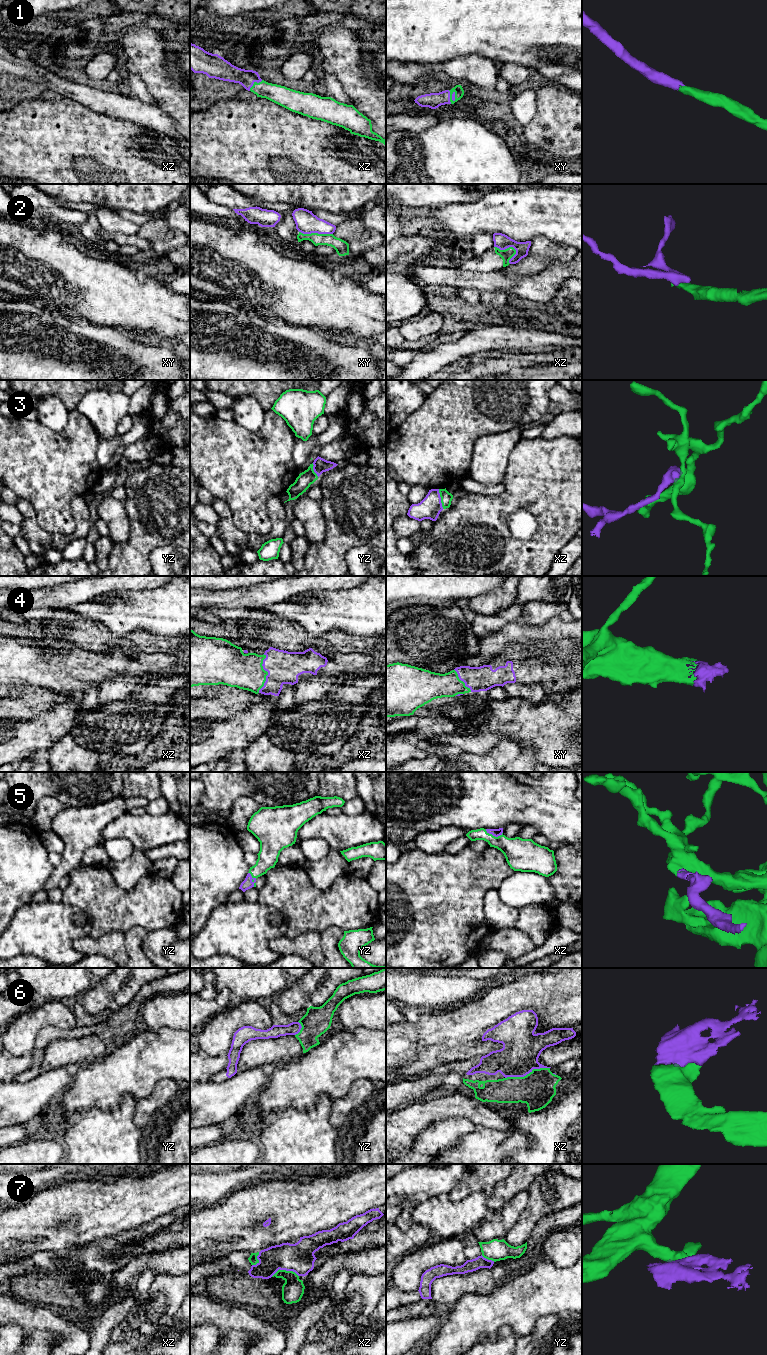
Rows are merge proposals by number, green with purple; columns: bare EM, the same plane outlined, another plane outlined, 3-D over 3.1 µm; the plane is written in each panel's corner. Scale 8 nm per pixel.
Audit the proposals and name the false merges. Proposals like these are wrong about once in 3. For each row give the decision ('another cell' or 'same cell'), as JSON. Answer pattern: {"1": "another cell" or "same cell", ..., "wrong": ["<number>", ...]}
{"1": "same cell", "2": "another cell", "3": "another cell", "4": "same cell", "5": "same cell", "6": "same cell", "7": "another cell", "wrong": ["2", "3", "7"]}

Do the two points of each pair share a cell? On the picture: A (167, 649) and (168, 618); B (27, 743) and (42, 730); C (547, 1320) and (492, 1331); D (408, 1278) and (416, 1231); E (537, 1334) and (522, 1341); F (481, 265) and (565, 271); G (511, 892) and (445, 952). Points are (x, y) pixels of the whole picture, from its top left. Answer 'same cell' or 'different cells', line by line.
A: different cells
B: same cell
C: different cells
D: different cells
E: same cell
F: different cells
G: different cells

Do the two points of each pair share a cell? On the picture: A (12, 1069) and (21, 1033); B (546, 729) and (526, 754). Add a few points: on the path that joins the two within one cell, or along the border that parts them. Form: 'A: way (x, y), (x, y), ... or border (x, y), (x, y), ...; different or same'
A: border (10, 1054), (14, 1056), (30, 1055); different
B: border (521, 747), (530, 747), (538, 761); different

